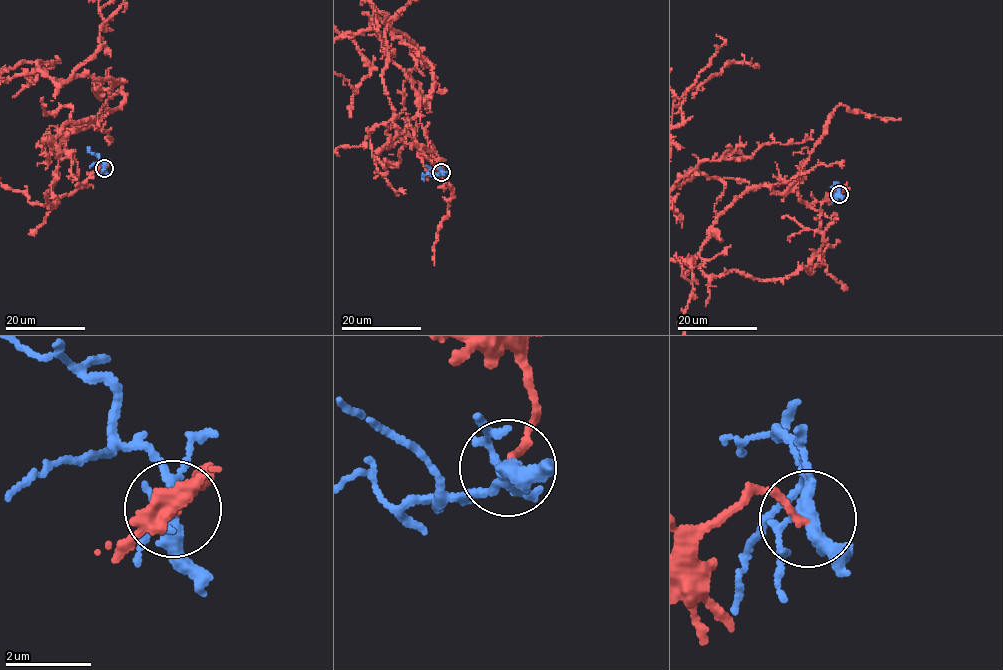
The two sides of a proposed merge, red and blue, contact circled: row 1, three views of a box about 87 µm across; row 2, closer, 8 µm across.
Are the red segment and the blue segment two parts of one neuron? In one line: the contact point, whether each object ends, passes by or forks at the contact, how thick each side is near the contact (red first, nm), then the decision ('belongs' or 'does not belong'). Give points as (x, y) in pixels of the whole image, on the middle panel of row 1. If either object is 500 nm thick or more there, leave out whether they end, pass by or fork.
place (441, 172); red ends; blue forks; calibres 150 and 280 nm; does not belong

